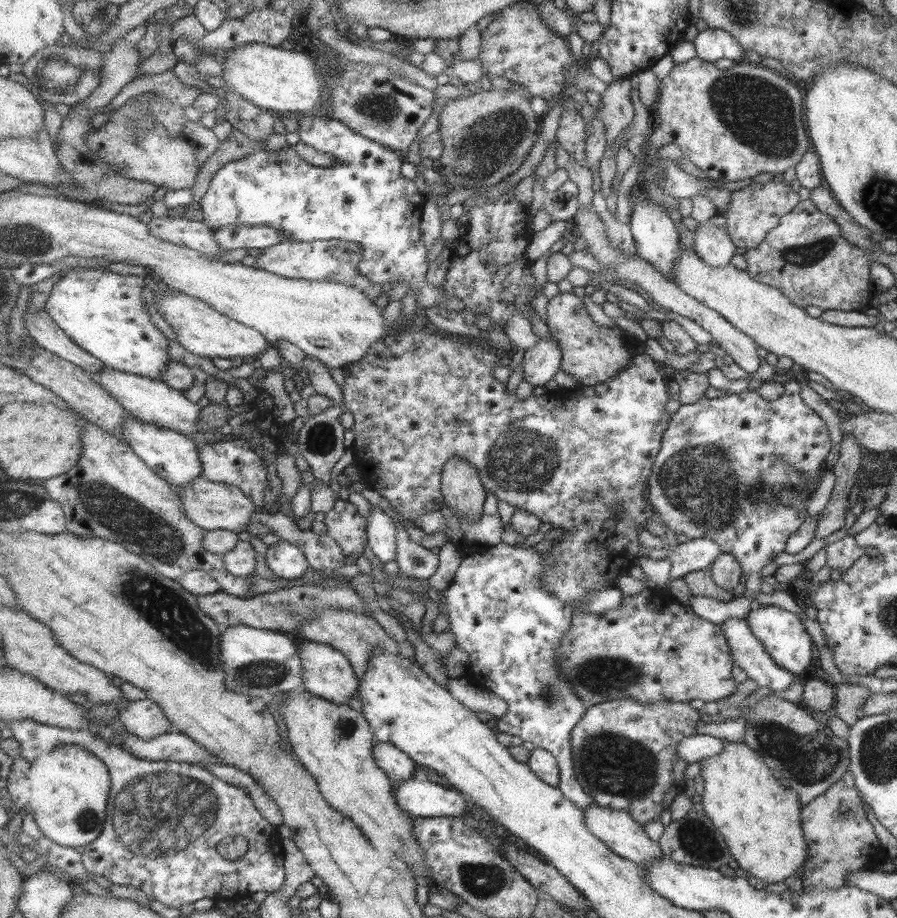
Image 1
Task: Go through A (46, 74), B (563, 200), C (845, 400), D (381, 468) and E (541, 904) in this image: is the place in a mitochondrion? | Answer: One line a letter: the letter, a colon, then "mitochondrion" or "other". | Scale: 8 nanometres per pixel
A: mitochondrion
B: other
C: other
D: other
E: other

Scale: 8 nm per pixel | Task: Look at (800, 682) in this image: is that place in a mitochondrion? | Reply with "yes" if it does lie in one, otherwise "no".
no

